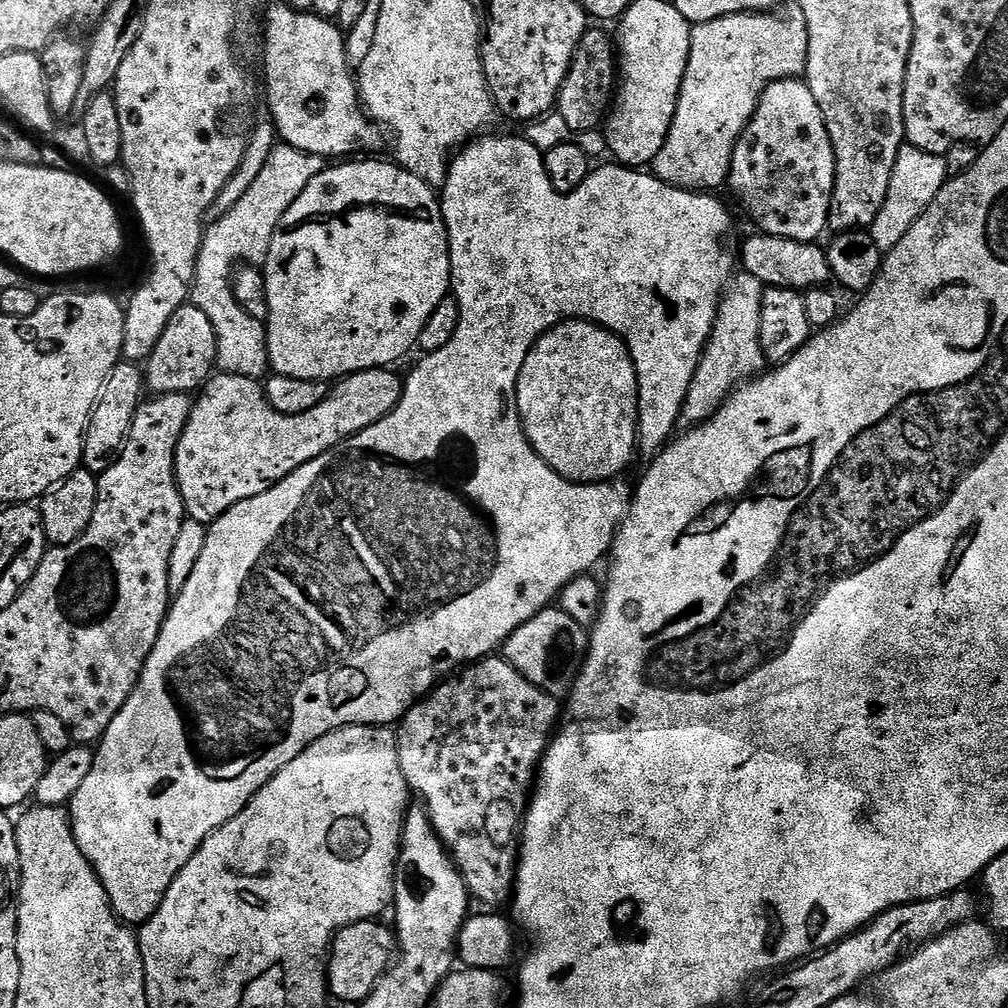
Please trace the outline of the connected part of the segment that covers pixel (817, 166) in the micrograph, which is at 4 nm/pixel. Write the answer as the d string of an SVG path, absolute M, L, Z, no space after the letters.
M800 78L779 80L778 82L768 85L768 89L760 94L760 101L756 107L755 114L750 118L746 130L740 135L738 142L734 146L727 187L729 189L732 188L733 194L740 199L741 206L748 211L749 218L760 227L757 229L759 229L763 235L777 236L778 238L797 240L798 242L810 244L819 241L821 239L819 236L822 234L825 235L825 233L828 232L828 215L830 214L830 206L832 205L835 181L836 159L834 158L834 146L830 142L830 134L826 130L826 118L822 118L822 110L818 106L816 99L814 99L814 94L810 94L810 86Z

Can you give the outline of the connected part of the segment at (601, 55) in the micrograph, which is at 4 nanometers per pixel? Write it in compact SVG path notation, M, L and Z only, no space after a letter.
M589 27L588 33L580 39L572 59L570 70L560 87L560 97L556 100L558 115L566 118L569 133L592 132L605 123L614 103L614 93L618 87L618 52L614 40L603 32L603 27Z

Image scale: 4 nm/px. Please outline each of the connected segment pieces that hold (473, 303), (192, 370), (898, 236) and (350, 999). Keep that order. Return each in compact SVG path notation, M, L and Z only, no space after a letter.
M484 134L479 138L473 139L471 143L459 149L451 157L448 165L448 176L444 179L442 185L444 196L442 192L439 197L440 209L444 215L444 224L448 228L448 249L452 259L451 291L454 293L456 301L460 303L460 325L456 331L456 337L450 342L446 342L446 346L442 346L442 350L427 353L423 357L424 361L409 376L406 376L404 393L400 395L398 406L386 418L382 418L377 424L371 424L370 427L362 430L357 436L351 436L339 448L331 448L329 452L322 454L317 460L306 462L306 466L294 470L294 474L290 474L270 490L266 490L246 502L238 502L230 511L219 516L211 524L208 528L206 546L202 546L202 554L198 558L198 566L194 566L194 574L190 574L186 586L182 586L182 590L175 593L168 609L168 616L164 619L164 625L158 634L158 642L154 646L152 653L148 655L148 660L144 663L144 669L140 675L140 680L136 684L136 689L132 691L130 698L124 703L122 710L114 718L114 722L110 722L104 737L99 740L98 747L95 749L94 766L90 766L90 774L86 778L86 782L82 782L82 787L79 788L78 794L74 794L70 805L74 838L78 842L82 854L91 862L92 868L104 884L108 900L111 902L114 911L116 911L116 915L120 917L125 925L139 926L145 924L158 910L158 906L162 906L162 898L166 894L166 890L170 890L170 886L174 882L174 878L178 878L182 866L186 866L186 862L190 862L190 858L194 858L194 854L206 842L206 838L210 838L210 834L214 834L223 824L234 819L248 805L248 801L262 791L287 764L294 762L294 758L298 758L298 754L305 752L309 744L314 743L318 738L322 738L326 734L336 731L337 728L351 728L353 724L366 724L369 726L395 725L397 721L404 717L413 704L427 696L436 687L438 683L436 671L440 668L440 660L446 667L452 668L448 670L456 670L469 662L483 660L484 657L493 655L497 649L506 643L510 638L510 634L514 634L514 630L518 630L518 626L530 622L530 618L534 618L542 609L549 607L570 581L591 573L593 571L592 567L603 556L605 559L611 553L612 541L616 539L616 533L630 511L633 497L630 488L627 488L624 484L618 484L620 482L578 484L560 477L532 448L520 421L518 402L516 401L519 374L523 368L523 363L526 362L527 355L531 352L531 348L538 342L542 329L554 324L560 324L565 320L575 320L576 318L572 312L581 312L579 320L592 320L619 335L628 346L629 354L631 354L633 364L636 367L637 384L640 387L639 451L641 453L643 451L649 452L649 454L659 452L661 448L665 447L673 439L674 433L677 431L680 422L680 411L686 402L686 390L690 390L690 382L698 370L704 347L708 345L708 339L712 333L712 323L716 320L716 312L720 309L721 299L733 279L732 256L724 249L724 235L732 228L731 214L724 209L722 201L715 200L717 198L715 195L702 192L687 192L684 188L673 188L672 185L658 179L655 174L648 173L647 176L647 171L627 166L617 166L615 163L612 163L613 165L608 164L605 168L598 169L597 172L596 169L589 171L586 182L582 182L582 186L578 186L578 190L562 193L554 190L554 186L546 174L544 153L539 148L535 148L523 135L488 135Z
M186 303L170 318L154 354L146 361L146 388L157 396L195 393L213 375L216 362L216 335L214 326L194 303Z
M905 143L894 162L894 174L890 178L890 190L886 194L886 202L882 206L882 210L878 210L878 218L874 218L870 229L874 242L880 247L881 253L888 253L894 246L898 246L898 242L902 242L902 238L906 238L906 230L910 230L910 226L914 226L914 222L918 222L918 218L928 209L930 202L934 202L938 190L942 190L942 186L948 183L949 179L950 173L944 156L935 156L926 150L918 150L914 145Z
M379 919L363 920L346 926L332 939L328 954L328 991L333 997L352 1006L359 1005L378 986L388 969L394 963L394 953L398 948L395 931Z

